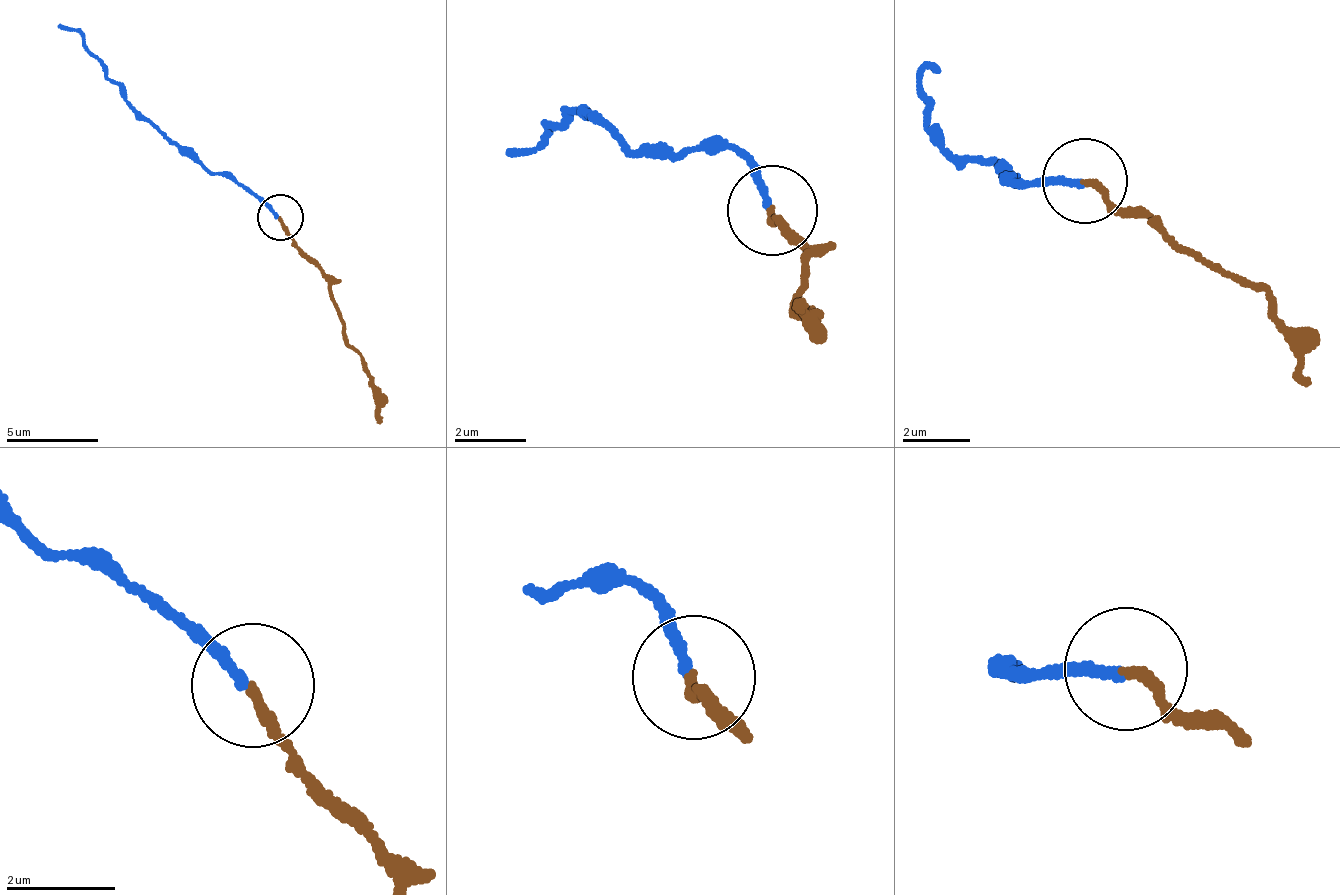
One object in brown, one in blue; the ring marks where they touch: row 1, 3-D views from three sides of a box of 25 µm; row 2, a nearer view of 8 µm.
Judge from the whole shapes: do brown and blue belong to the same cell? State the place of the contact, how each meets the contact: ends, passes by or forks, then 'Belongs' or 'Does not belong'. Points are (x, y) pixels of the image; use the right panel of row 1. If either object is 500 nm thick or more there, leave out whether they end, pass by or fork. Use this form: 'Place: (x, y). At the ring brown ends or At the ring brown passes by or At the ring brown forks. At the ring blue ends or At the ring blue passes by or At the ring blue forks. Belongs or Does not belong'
Place: (1084, 180). At the ring brown ends. At the ring blue ends. Does not belong

